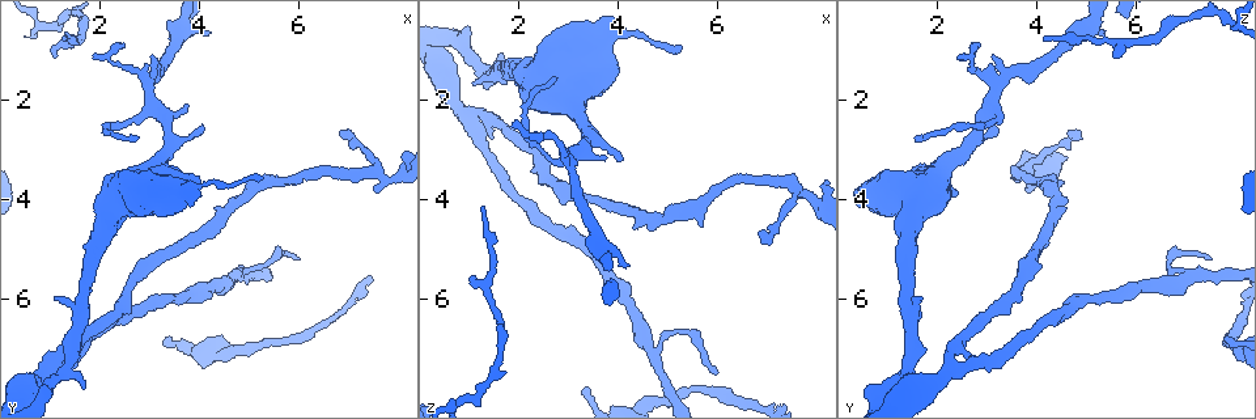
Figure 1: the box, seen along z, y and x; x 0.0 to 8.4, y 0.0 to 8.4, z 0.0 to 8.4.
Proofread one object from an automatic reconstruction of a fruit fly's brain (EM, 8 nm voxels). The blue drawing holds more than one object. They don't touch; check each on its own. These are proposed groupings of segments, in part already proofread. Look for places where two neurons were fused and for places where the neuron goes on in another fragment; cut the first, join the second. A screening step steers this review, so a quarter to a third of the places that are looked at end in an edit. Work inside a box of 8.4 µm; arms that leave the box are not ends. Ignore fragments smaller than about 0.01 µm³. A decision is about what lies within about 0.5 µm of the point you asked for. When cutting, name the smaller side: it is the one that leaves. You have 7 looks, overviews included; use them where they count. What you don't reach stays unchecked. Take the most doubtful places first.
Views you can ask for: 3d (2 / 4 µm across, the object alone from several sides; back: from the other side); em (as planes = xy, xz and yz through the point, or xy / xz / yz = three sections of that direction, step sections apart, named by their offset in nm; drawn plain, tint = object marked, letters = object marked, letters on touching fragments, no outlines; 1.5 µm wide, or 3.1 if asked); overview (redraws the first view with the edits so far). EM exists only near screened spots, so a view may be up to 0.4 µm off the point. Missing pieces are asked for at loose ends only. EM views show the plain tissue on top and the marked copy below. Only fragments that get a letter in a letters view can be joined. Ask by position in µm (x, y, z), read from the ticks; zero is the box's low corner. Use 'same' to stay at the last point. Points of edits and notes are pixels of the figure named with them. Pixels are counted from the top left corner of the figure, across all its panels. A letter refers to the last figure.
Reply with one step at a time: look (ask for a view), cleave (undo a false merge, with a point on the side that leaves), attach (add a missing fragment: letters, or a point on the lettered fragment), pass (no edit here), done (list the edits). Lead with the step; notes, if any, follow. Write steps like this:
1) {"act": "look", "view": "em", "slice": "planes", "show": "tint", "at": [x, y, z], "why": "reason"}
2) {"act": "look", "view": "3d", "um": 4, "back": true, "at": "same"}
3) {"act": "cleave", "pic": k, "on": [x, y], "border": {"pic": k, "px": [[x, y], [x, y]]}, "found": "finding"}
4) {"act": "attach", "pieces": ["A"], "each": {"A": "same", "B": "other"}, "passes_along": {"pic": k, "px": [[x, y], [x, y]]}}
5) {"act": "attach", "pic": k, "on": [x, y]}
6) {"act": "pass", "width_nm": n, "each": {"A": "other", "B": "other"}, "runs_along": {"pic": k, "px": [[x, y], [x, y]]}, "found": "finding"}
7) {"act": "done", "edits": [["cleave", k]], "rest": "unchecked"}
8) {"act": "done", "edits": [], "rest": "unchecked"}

{"act": "look", "view": "3d", "um": 4, "at": [1.85, 1.15, 2.45]}

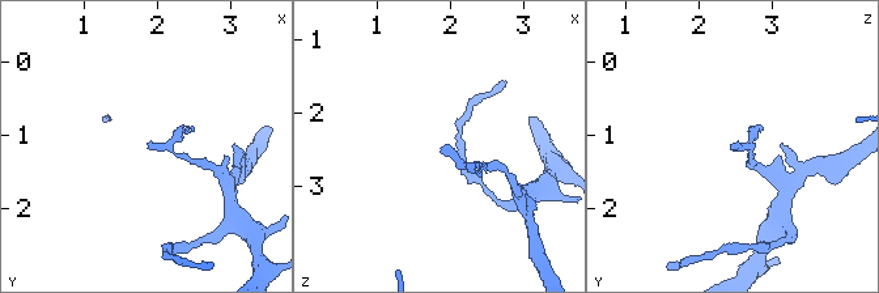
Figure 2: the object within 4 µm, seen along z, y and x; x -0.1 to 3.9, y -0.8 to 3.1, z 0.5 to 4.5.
{"act": "look", "view": "em", "slice": "xz", "step": 4, "show": "letters", "at": [1.90, 1.15, 2.50]}

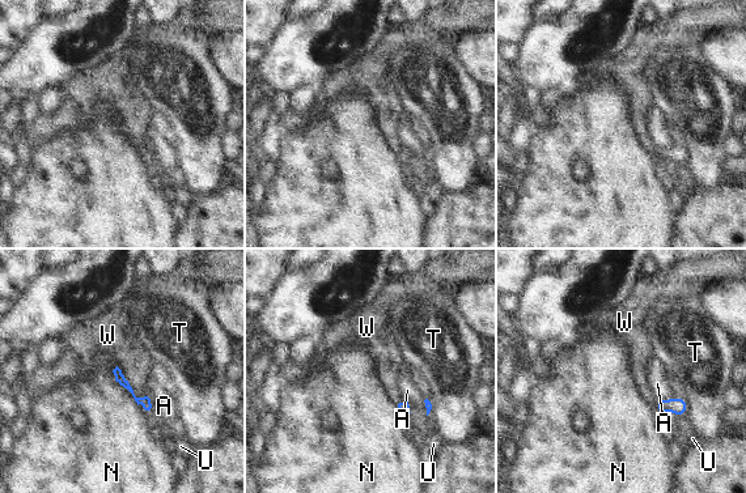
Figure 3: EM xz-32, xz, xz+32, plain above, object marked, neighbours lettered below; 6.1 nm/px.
{"act": "look", "view": "em", "slice": "planes", "show": "letters", "at": "same"}

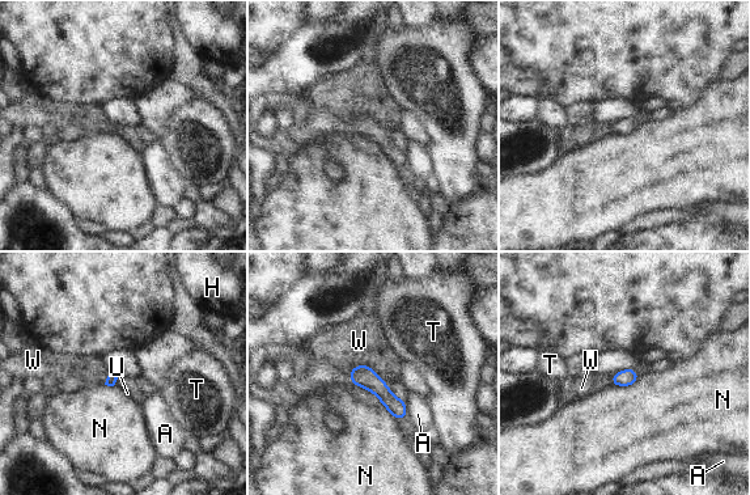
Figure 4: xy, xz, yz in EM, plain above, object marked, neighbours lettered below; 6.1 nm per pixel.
{"act": "pass", "width_nm": 70, "each": {"A": "other", "H": "other", "N": "other", "T": "other", "U": "other", "W": "other"}, "runs_along": {"pic": 4, "px": [[352, 373], [367, 377], [402, 415]]}, "found": "none of them fits"}

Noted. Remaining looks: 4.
{"act": "look", "view": "3d", "um": 4, "at": [6.85, 2.65, 4.60], "why": "tapers out"}

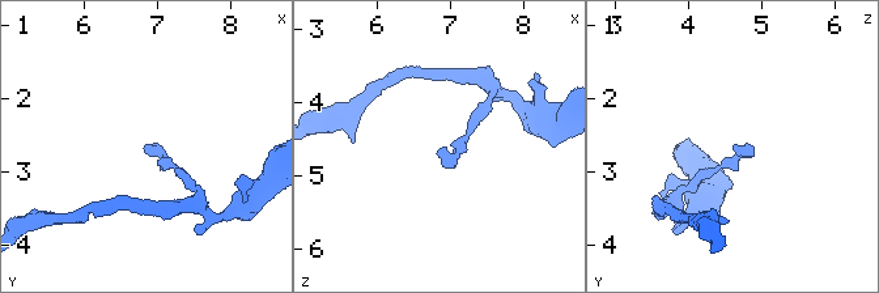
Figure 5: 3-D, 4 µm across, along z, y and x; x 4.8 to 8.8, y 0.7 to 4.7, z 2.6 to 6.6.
{"act": "look", "view": "em", "slice": "planes", "show": "letters", "at": [6.85, 2.60, 4.60], "why": "now the EM"}

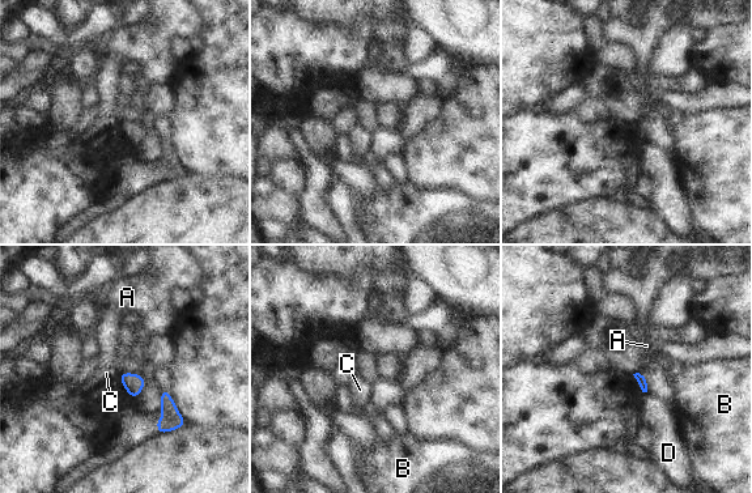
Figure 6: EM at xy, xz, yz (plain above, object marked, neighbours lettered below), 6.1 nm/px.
{"act": "pass", "longest_contact_nm": ["C", 40], "each": {"A": "other", "B": "other", "C": "other", "D": "other"}, "border": {"pic": 6, "px": [[120, 373], [118, 377]]}, "found": "no lettered fragment goes on from it"}

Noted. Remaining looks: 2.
{"act": "look", "view": "em", "slice": "planes", "show": "tint", "at": [5.20, 3.50, 0.95], "why": "long arm stops here"}

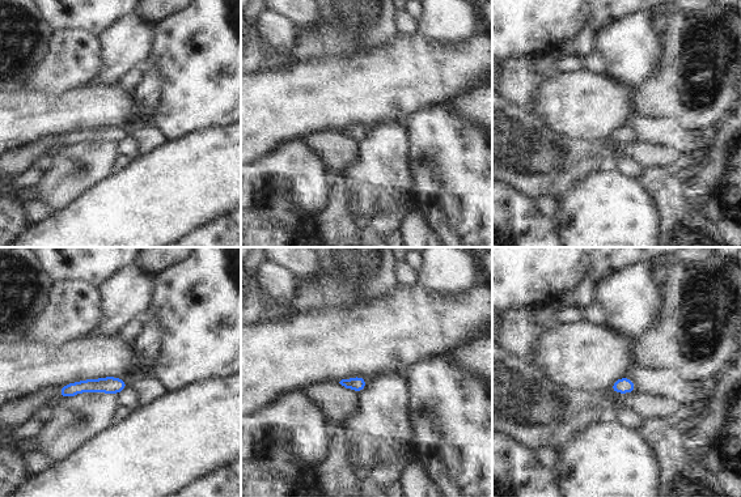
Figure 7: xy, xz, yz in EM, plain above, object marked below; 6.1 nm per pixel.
{"act": "look", "view": "em", "slice": "planes", "show": "letters", "at": "same", "why": "see the neighbours"}

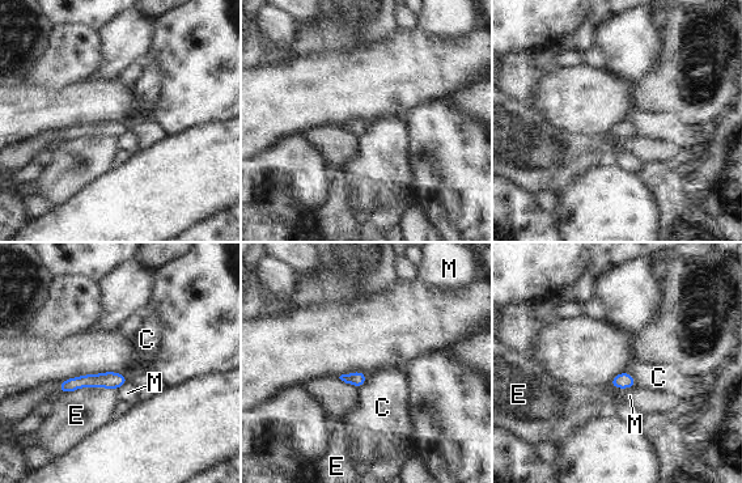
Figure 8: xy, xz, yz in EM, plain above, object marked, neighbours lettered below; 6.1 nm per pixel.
{"act": "pass", "width_nm": 100, "each": {"C": "other", "E": "other", "M": "other"}, "border": {"pic": 8, "px": [[626, 371], [637, 385]]}, "found": "no lettered fragment goes on from it"}

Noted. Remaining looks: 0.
{"act": "done", "edits": [], "rest": "unchecked"}

